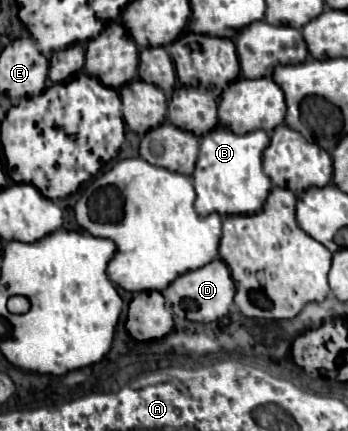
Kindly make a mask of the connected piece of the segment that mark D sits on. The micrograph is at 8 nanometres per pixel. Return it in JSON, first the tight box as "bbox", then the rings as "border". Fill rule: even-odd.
{"bbox":[164,259,236,323],"border":[[[218,259],[212,261],[210,265],[204,265],[202,269],[196,269],[194,273],[184,273],[182,277],[178,277],[178,281],[174,281],[174,285],[164,289],[164,297],[176,309],[176,313],[184,313],[186,319],[202,321],[202,323],[210,323],[224,317],[232,305],[234,293],[236,287],[232,283],[230,271]]]}

